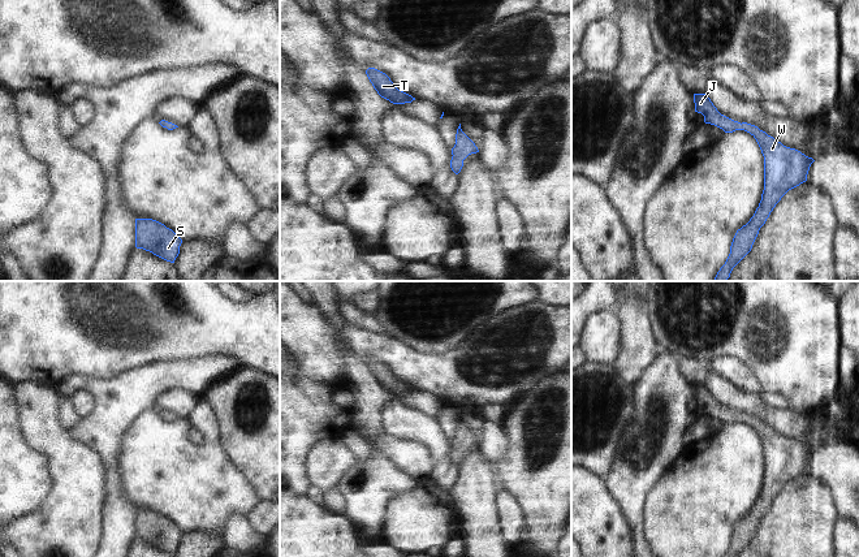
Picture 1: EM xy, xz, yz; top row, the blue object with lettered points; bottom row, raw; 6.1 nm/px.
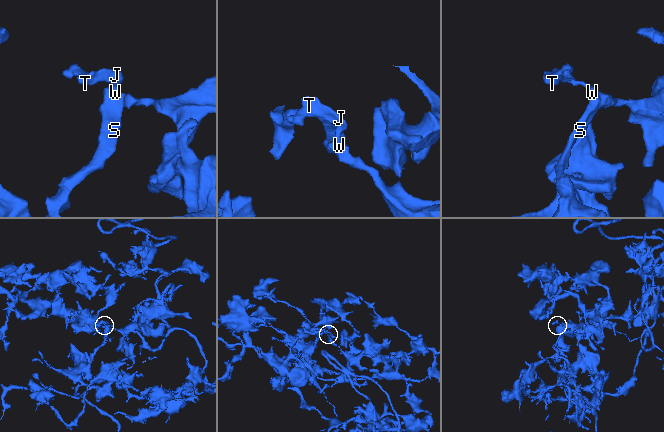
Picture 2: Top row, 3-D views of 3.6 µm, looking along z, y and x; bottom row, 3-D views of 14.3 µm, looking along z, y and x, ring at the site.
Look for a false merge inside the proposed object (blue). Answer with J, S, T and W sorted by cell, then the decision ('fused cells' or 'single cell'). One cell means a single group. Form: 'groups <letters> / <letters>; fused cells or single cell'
groups J S T W; single cell

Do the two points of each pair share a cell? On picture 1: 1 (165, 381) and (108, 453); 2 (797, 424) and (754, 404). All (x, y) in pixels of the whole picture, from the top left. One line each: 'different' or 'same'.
1: same
2: same

